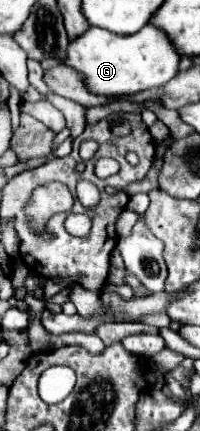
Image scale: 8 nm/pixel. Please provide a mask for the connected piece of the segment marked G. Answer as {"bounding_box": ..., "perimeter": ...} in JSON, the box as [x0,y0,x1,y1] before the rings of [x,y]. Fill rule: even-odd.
{"bounding_box":[66,24,180,96],"perimeter":[[[148,24],[138,34],[122,36],[104,28],[90,28],[68,44],[66,64],[86,76],[86,86],[98,96],[132,96],[142,90],[164,86],[178,74],[180,54],[160,28]]]}

